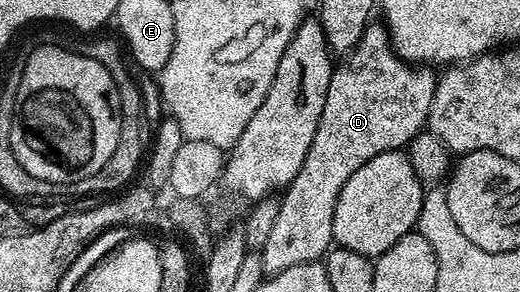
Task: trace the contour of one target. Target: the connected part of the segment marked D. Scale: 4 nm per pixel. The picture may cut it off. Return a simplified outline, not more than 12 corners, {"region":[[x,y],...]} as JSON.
{"region":[[372,20],[262,243],[265,275],[323,259],[366,160],[425,129],[437,75]]}

